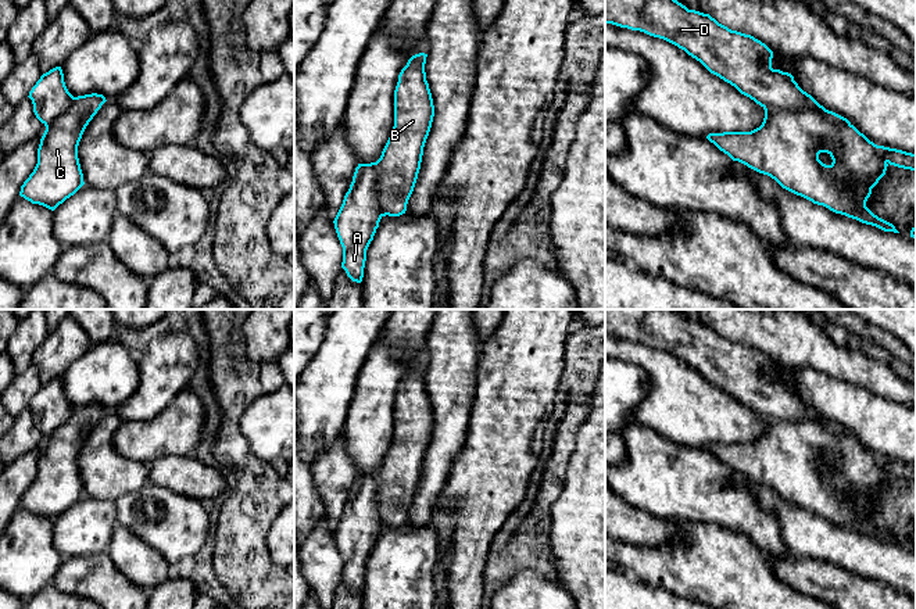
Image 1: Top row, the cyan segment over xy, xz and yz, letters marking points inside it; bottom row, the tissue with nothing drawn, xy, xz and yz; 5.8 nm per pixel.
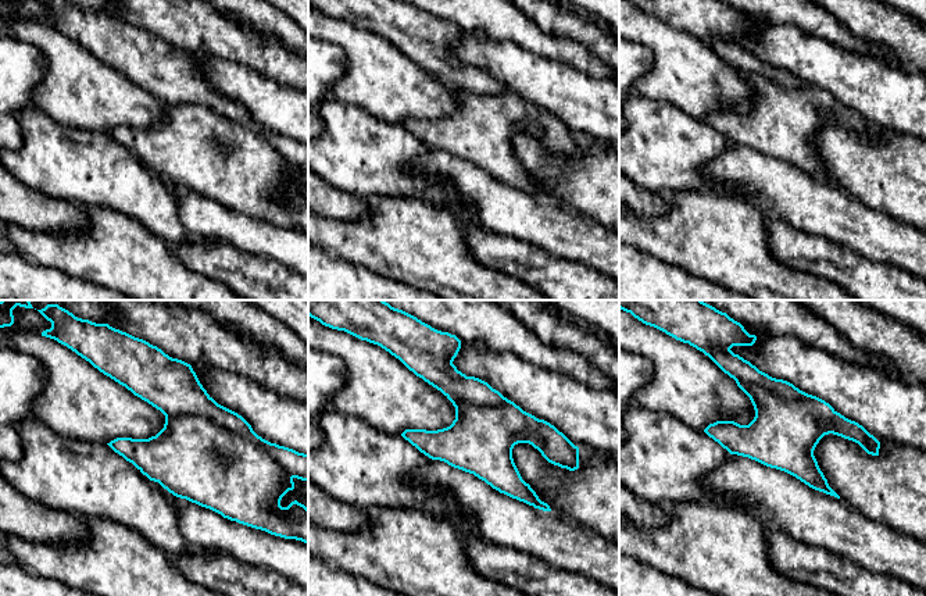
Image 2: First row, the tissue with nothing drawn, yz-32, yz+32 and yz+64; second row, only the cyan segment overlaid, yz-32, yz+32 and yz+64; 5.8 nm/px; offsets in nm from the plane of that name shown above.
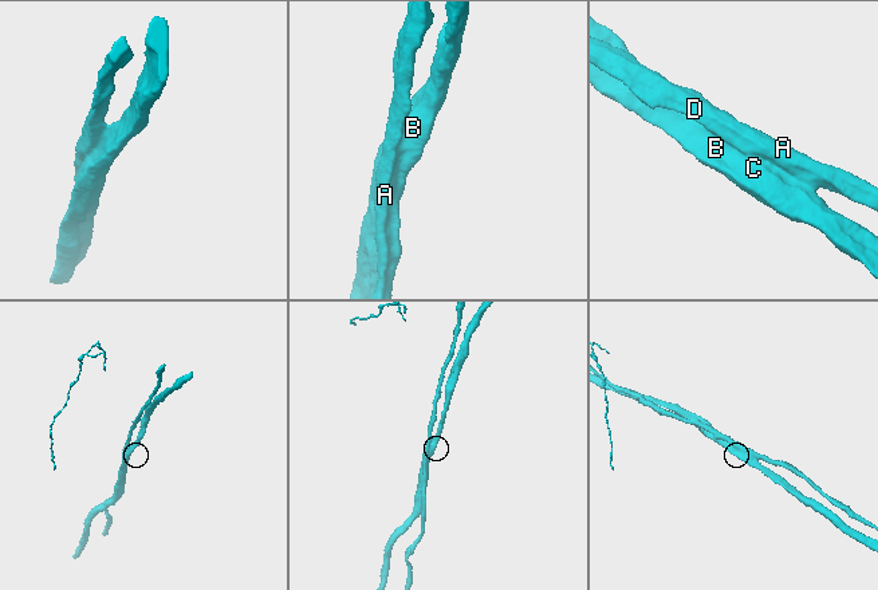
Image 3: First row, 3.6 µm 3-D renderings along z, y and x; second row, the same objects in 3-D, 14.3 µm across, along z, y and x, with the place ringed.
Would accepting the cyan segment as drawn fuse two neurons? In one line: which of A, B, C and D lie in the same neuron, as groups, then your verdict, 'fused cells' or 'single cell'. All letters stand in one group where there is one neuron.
A D / B C; fused cells

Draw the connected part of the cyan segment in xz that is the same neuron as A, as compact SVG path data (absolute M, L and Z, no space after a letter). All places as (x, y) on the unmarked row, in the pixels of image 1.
M358 474L343 515L333 531L343 558L341 578L357 594L362 592L366 560L373 551L382 522L378 512L379 476Z

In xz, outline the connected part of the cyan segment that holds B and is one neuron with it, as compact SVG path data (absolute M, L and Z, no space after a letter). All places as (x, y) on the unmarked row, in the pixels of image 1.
M427 365L412 366L398 386L394 401L394 437L378 470L382 527L405 524L421 480L434 416L425 375Z

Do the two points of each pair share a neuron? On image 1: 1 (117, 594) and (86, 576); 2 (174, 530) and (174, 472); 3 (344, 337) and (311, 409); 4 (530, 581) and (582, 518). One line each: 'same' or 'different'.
1: same
2: different
3: same
4: different

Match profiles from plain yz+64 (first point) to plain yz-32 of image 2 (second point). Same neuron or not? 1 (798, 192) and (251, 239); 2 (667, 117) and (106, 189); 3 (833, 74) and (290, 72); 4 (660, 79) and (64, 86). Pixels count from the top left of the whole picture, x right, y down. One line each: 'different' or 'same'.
1: same
2: same
3: different
4: same

